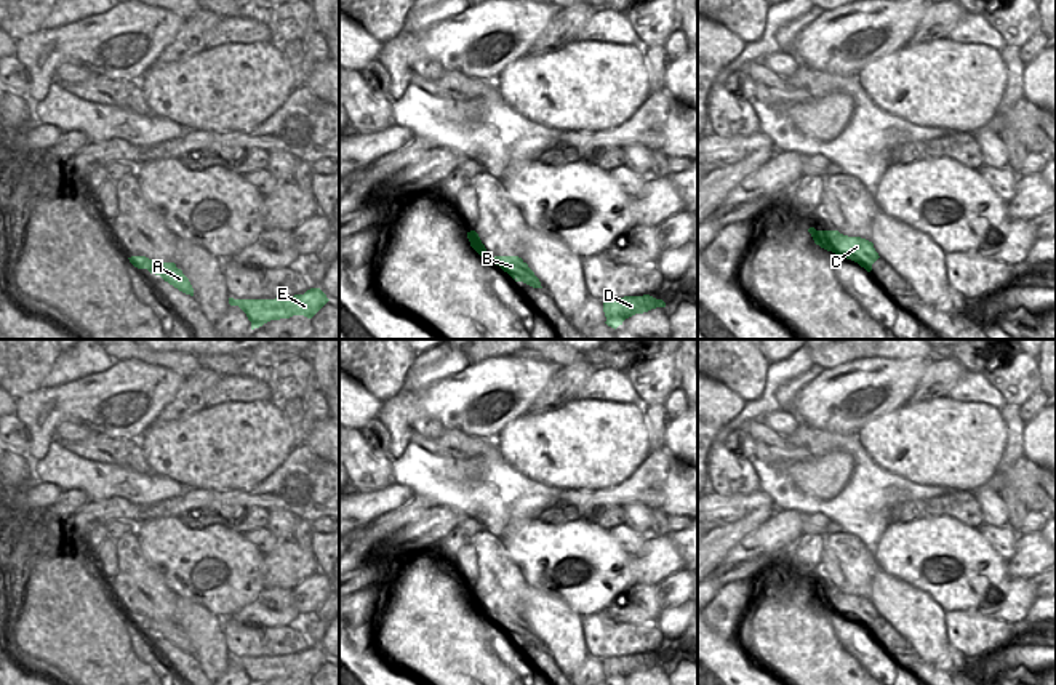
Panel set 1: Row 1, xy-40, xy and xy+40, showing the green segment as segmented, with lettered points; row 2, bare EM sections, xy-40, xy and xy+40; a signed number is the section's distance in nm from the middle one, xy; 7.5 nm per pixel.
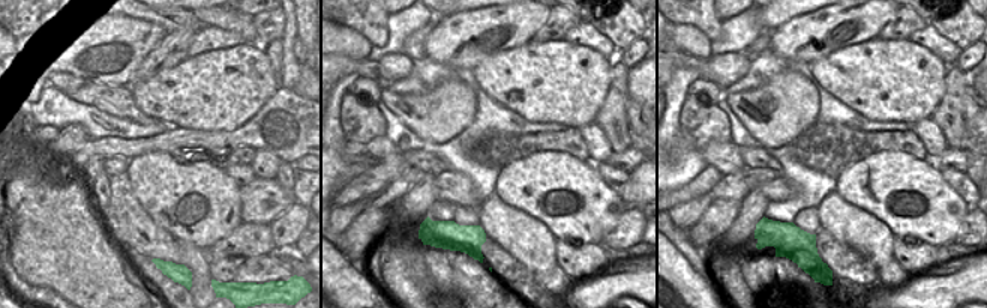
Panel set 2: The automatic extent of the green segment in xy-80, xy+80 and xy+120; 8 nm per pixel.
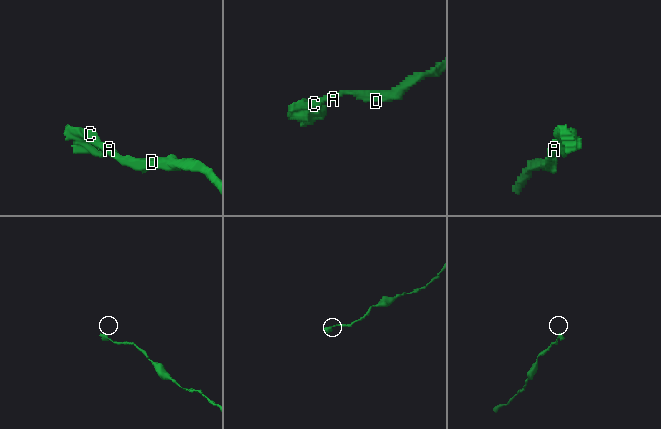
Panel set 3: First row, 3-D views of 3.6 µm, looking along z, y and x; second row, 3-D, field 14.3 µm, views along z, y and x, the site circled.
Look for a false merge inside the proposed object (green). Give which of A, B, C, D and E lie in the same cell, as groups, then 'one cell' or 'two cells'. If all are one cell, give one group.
A B C D E; one cell

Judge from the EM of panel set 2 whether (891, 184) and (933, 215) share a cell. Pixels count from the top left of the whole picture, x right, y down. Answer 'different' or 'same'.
same

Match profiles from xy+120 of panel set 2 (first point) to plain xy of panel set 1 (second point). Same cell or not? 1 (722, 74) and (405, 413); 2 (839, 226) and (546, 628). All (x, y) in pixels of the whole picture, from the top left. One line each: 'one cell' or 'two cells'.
1: two cells
2: one cell

